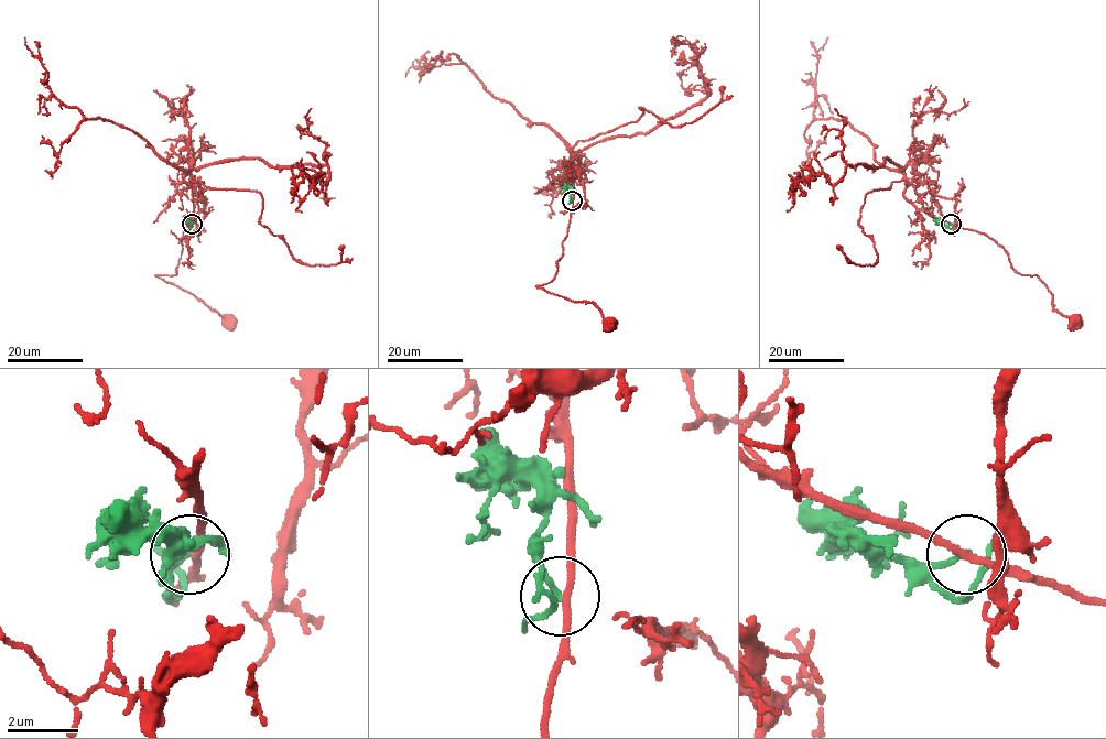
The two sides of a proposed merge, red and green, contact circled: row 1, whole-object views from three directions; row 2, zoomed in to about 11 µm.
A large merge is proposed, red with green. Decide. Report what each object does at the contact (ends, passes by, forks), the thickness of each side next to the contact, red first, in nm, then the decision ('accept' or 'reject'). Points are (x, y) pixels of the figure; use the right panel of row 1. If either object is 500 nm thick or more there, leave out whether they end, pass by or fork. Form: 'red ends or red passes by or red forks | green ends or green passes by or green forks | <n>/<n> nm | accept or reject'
red passes by | green ends | 190/170 nm | reject

